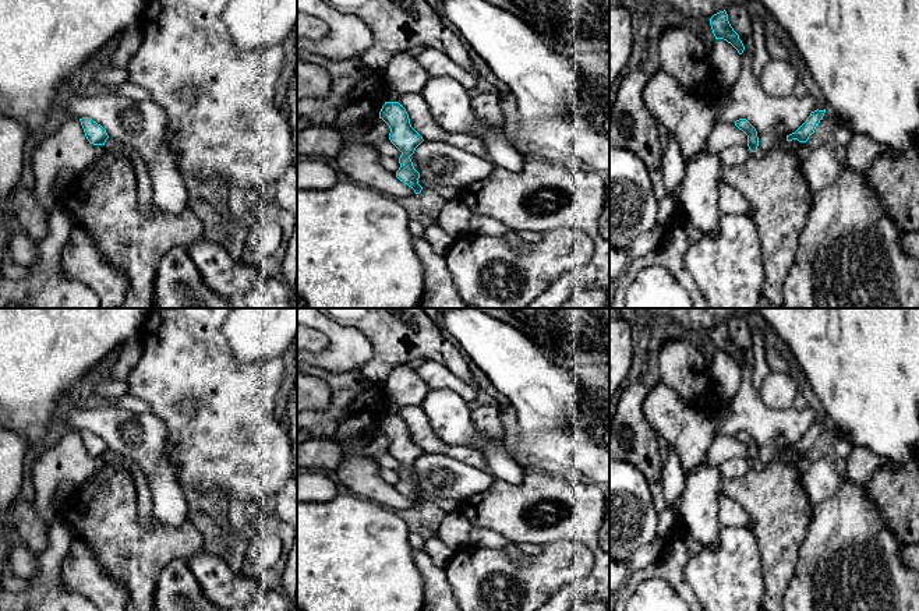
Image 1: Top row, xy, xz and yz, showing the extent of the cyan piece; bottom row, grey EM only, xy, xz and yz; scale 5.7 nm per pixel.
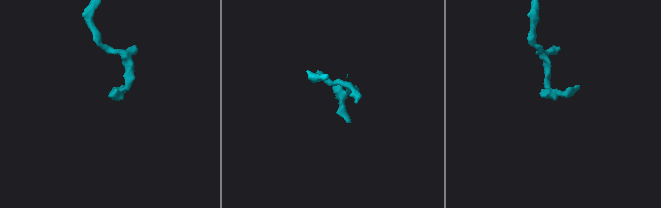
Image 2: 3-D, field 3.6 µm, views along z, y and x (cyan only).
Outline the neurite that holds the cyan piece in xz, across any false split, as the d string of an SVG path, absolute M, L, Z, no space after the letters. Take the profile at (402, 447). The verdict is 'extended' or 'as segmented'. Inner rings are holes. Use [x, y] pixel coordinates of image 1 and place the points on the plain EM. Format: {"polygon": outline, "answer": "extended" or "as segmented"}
{"polygon": "M385 414L379 431L389 438L389 452L402 465L396 490L420 506L423 502L418 497L420 485L414 481L410 469L424 453L423 449L411 439L409 427L399 414Z", "answer": "as segmented"}

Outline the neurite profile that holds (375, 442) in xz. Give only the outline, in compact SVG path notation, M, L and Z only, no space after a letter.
M378 430L361 438L357 444L357 449L367 456L375 458L378 453L388 451L389 445L389 438Z

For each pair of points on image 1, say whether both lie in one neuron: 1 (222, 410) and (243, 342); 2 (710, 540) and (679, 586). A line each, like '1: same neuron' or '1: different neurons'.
1: different neurons
2: different neurons

